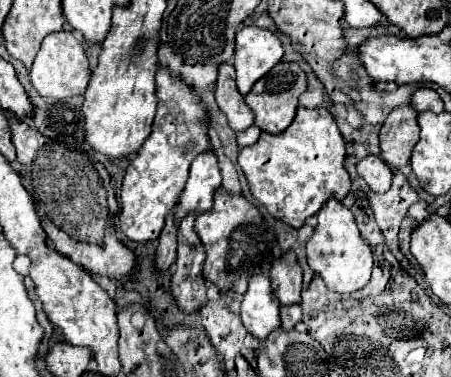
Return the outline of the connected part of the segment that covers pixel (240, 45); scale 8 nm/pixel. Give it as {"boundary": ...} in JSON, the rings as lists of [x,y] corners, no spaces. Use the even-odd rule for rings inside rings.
{"boundary":[[[244,27],[236,33],[236,51],[234,51],[234,69],[236,85],[242,95],[246,95],[252,85],[264,77],[284,55],[280,39],[260,27]]]}

